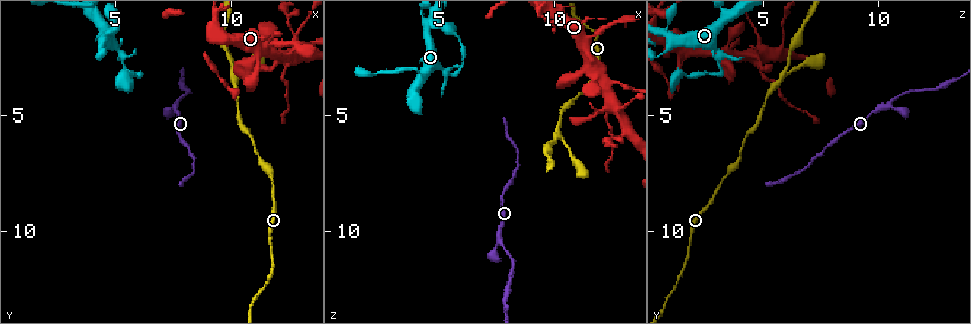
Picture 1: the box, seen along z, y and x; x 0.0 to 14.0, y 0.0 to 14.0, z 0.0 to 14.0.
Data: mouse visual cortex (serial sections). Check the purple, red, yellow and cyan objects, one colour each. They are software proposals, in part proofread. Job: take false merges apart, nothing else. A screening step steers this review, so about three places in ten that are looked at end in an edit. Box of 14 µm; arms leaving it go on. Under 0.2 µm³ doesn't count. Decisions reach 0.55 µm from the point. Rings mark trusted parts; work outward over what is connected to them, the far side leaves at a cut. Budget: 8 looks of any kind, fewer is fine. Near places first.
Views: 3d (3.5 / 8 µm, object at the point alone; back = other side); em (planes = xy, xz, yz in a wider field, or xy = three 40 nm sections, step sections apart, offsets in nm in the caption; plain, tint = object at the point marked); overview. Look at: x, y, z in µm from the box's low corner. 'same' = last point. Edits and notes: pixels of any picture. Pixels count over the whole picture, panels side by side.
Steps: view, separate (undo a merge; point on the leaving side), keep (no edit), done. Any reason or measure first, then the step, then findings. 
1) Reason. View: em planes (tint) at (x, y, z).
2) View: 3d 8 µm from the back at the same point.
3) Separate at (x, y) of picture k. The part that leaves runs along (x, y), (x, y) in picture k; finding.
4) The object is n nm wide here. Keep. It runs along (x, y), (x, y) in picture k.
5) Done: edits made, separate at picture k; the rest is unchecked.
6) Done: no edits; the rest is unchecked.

View: 3d 3.5 µm at (12.5, 1.2, 5.9).

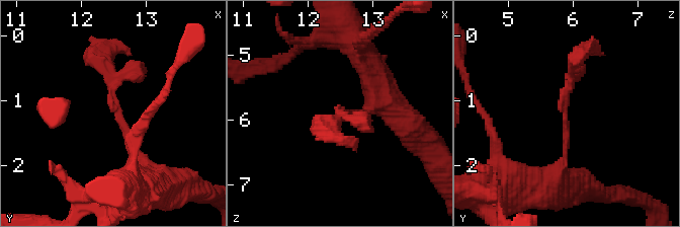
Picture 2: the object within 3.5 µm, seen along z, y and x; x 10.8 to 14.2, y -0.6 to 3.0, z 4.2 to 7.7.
View: em xy step 3 (tint) at (12.55, 1.15, 5.90).

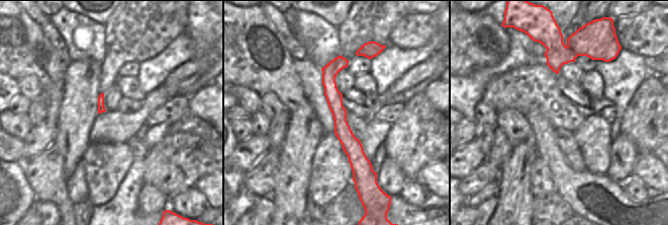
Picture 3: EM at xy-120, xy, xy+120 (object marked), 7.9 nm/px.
Keep. It runs along (339, 59), (330, 91), (360, 176) in picture 3; one cell here.

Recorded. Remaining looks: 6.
Three arms meet. View: 3d 3.5 µm at (10.0, 3.6, 5.8).

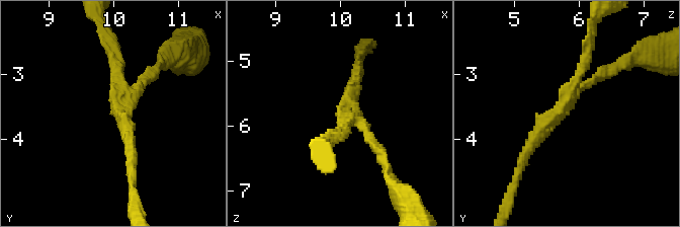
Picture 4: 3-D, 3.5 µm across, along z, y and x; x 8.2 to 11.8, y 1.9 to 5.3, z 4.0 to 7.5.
3 arms meet here; the arms are 150, 150, 200 nm wide; shape alone is not enough. View: em planes (tint) at (10.10, 3.55, 5.75).

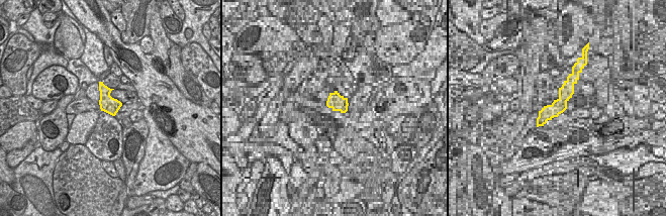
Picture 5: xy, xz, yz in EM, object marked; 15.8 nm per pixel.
Keep. It runs along (523, 158), (546, 121), (606, 71) in picture 4; all the same cell.

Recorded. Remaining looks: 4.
View: 3d 8 µm at (7.8, 4.4, 10.7).

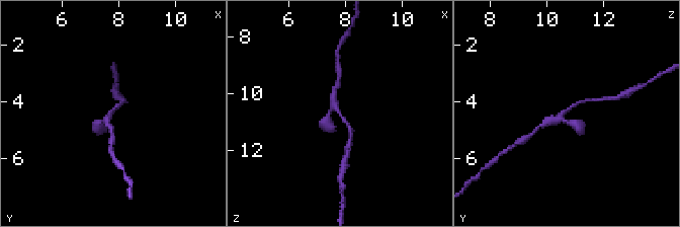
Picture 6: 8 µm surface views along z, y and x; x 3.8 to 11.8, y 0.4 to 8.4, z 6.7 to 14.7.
View: 3d 3.5 µm at (7.8, 4.4, 10.7).

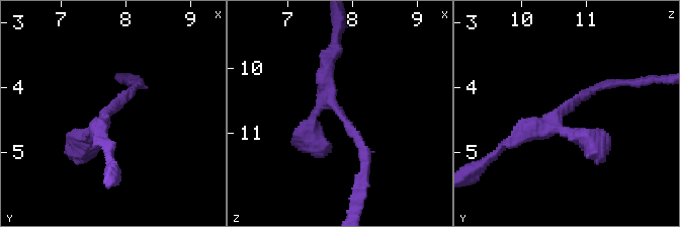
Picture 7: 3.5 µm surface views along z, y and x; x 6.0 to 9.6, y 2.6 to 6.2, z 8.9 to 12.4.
Keep. It runs along (330, 56), (327, 92), (364, 162) in picture 7; one cell here.

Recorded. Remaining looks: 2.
Calibre changes. View: 3d 8 µm at (5.2, 2.2, 3.1).

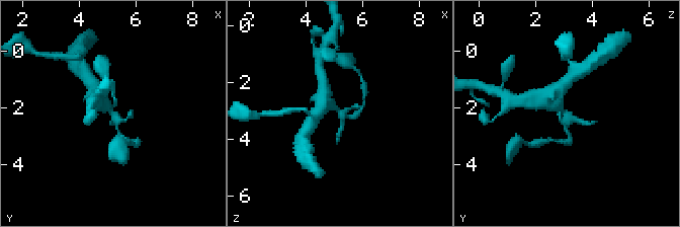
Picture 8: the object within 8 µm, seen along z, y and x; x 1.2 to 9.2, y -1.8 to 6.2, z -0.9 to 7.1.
Shape alone is not enough. View: em xy step 3 (tint) at (5.2, 2.2, 3.1).

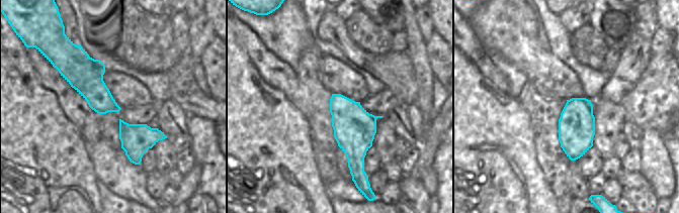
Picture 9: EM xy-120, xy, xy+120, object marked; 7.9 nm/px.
Keep. It runs along (97, 95), (113, 114), (123, 139) in picture 8; one cell here.

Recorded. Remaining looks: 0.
Done: no edits; the rest is unchecked.

